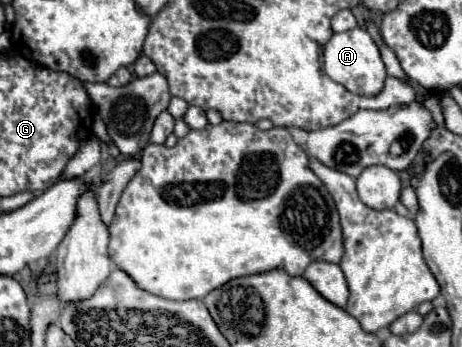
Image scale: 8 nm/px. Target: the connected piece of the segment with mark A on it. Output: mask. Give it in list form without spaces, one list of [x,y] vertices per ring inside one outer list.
[[[360,27],[332,35],[332,39],[324,47],[324,71],[332,81],[340,83],[350,93],[366,95],[366,97],[378,95],[388,77],[378,45],[374,43],[372,35]]]

